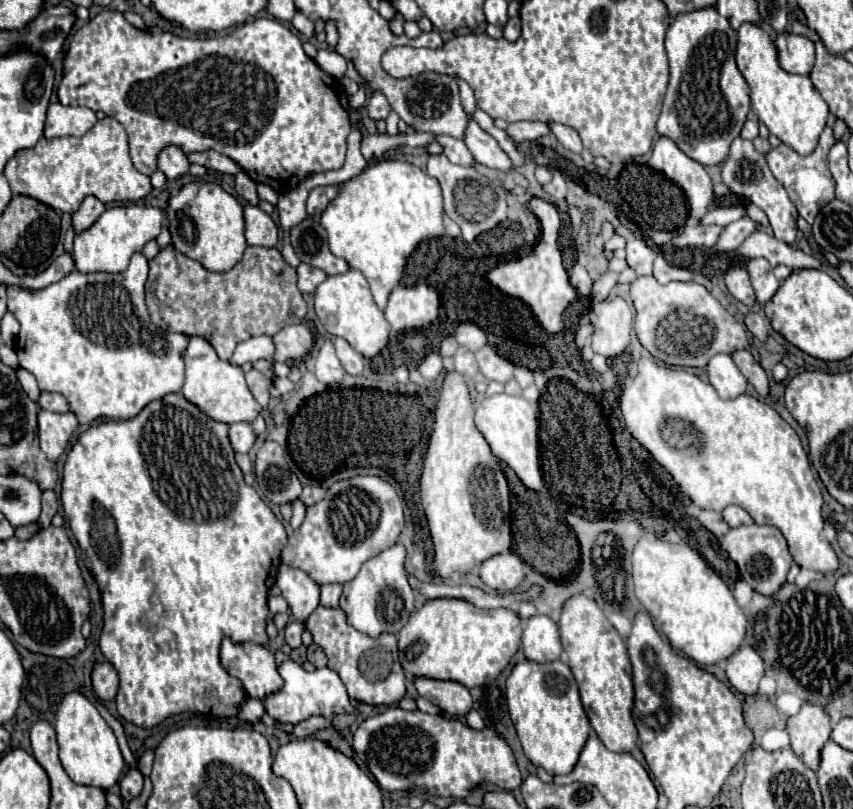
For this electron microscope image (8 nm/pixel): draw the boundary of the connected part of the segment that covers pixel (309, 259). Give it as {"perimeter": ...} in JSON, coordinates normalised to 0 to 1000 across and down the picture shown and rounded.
{"perimeter":[[[365,268],[355,271],[348,281],[341,283],[341,300],[351,323],[379,333],[383,340],[404,337],[409,333],[404,320],[393,318],[386,310],[381,283]]]}

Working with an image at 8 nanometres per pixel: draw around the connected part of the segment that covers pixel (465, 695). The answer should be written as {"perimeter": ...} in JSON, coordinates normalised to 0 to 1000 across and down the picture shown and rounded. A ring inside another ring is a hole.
{"perimeter":[[[484,837],[484,844],[494,862],[503,864],[505,869],[515,871],[519,881],[526,881],[529,886],[547,884],[555,867],[550,859],[550,852],[536,842],[515,842],[505,837]]]}

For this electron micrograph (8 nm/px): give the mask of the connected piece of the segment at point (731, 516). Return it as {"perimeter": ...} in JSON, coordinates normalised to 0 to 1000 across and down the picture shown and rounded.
{"perimeter":[[[855,624],[848,629],[848,639],[855,646],[855,651],[866,651],[866,649],[880,649],[883,639],[866,624]]]}

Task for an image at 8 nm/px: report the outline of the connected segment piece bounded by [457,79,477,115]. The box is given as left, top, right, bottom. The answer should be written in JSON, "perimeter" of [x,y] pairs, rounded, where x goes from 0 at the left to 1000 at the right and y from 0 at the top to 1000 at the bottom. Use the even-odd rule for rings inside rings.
{"perimeter":[[[536,98],[536,103],[538,103],[538,110],[540,110],[540,130],[543,130],[543,135],[545,135],[547,142],[555,142],[555,137],[559,135],[555,110],[545,100],[540,100],[540,98]]]}

